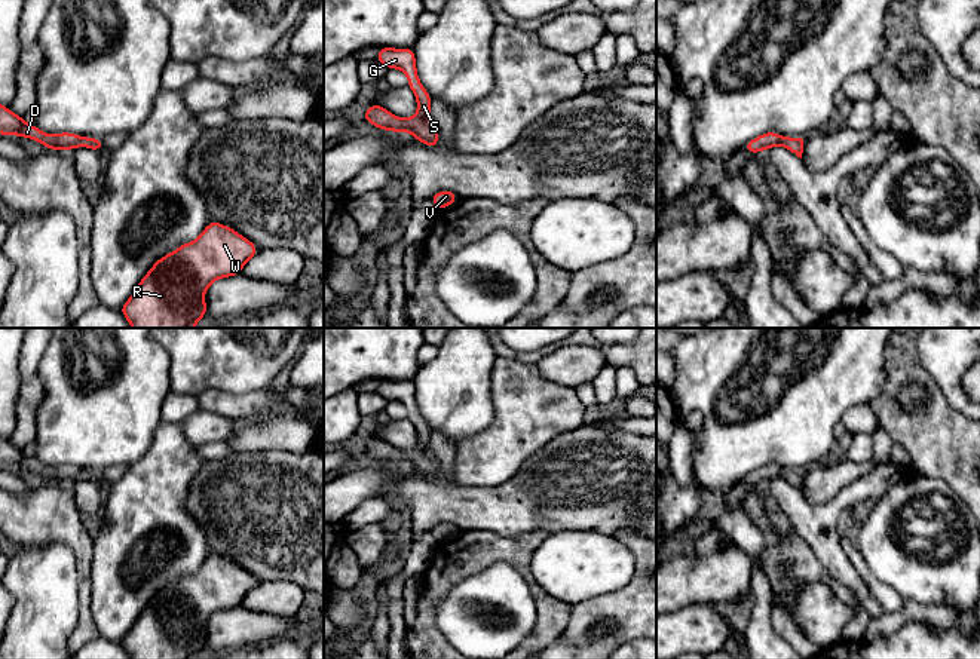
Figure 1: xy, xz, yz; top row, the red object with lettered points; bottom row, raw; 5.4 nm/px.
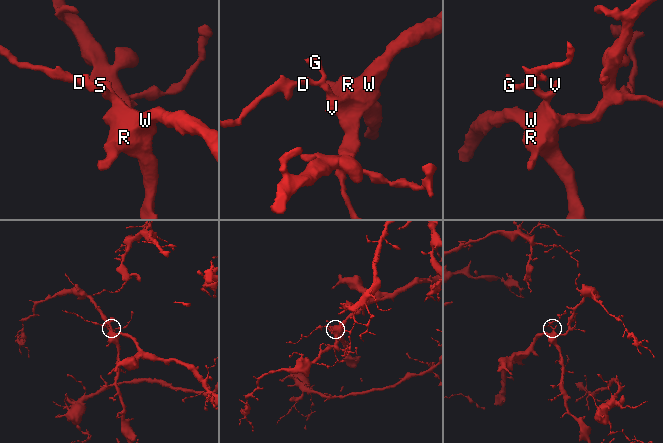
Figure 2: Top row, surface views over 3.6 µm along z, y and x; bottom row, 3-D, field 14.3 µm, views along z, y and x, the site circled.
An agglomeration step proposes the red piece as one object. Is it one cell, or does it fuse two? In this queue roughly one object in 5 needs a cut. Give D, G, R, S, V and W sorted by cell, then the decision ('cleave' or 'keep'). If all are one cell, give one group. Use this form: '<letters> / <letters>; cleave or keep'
D G R S V W; keep

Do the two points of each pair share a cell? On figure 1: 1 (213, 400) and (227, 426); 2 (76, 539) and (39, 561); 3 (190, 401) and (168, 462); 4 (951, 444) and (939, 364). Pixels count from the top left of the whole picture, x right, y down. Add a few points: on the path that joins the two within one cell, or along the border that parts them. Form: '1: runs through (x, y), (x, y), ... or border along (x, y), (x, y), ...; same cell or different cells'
1: border along (201, 408), (219, 413), (239, 423); different cells
2: border along (30, 545), (66, 543), (76, 560), (77, 578); different cells
3: border along (162, 422), (177, 422), (180, 425); different cells
4: border along (922, 365), (945, 400), (964, 416); different cells

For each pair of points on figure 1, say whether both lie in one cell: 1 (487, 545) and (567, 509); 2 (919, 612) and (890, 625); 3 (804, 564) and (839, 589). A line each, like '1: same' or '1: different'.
1: different
2: same
3: same

